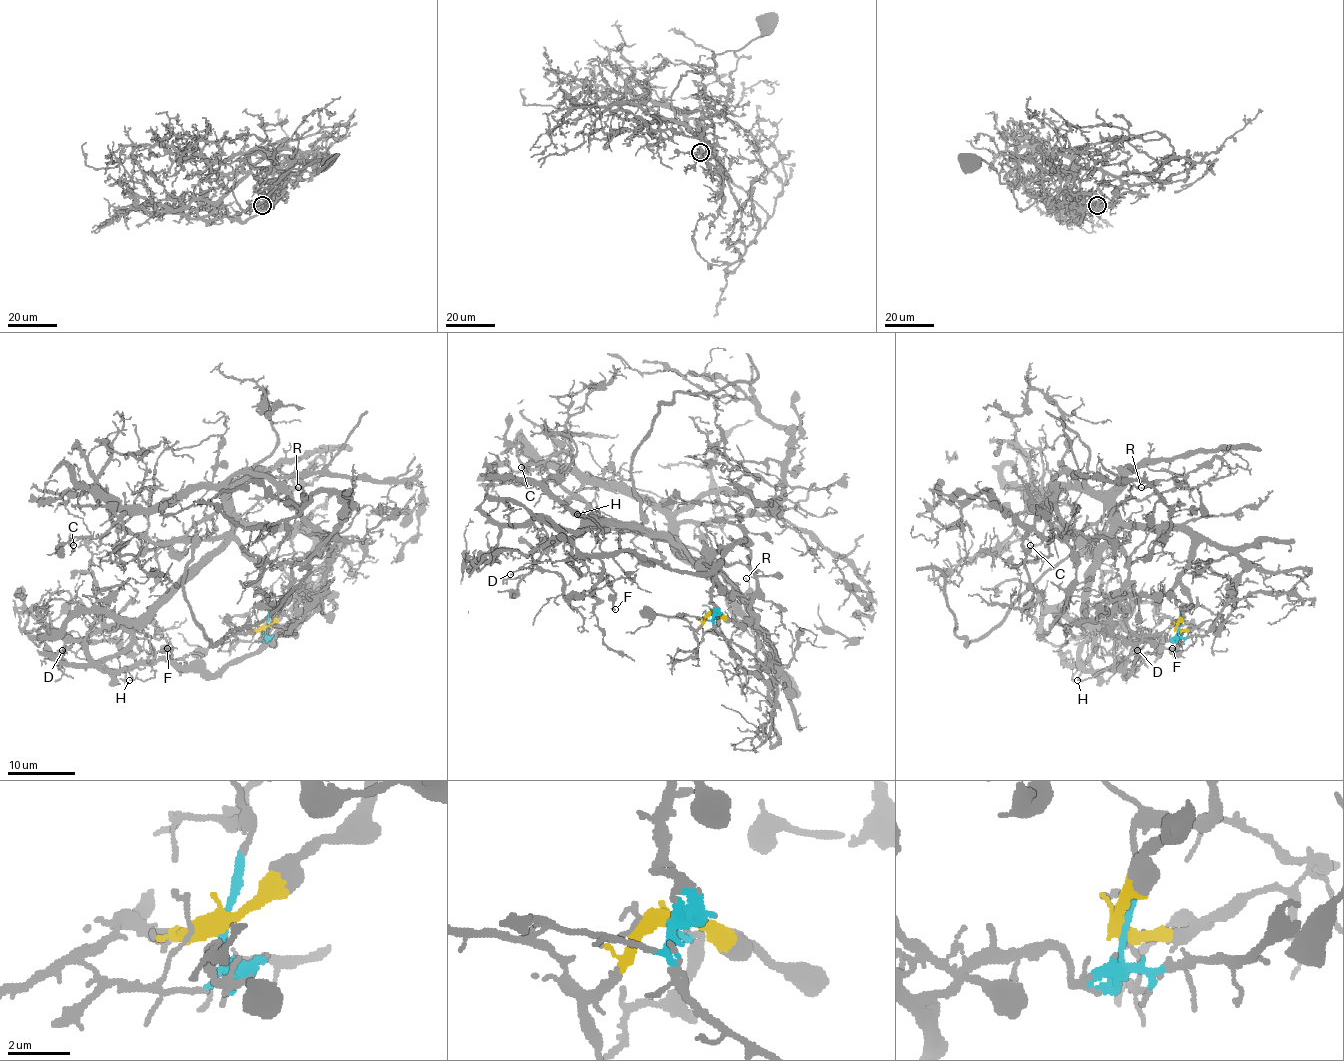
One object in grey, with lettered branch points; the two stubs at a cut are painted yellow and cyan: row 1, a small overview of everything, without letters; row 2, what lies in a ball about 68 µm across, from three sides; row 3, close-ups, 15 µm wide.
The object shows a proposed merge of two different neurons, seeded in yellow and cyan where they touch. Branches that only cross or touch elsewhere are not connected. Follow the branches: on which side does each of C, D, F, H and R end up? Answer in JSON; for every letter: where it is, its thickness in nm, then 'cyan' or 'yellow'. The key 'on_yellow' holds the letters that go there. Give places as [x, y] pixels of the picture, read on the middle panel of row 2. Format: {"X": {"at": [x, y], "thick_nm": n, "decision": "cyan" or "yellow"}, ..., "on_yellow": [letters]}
{"C": {"at": [521, 467], "thick_nm": 130, "decision": "yellow"}, "D": {"at": [510, 574], "thick_nm": 100, "decision": "cyan"}, "F": {"at": [615, 609], "thick_nm": 170, "decision": "yellow"}, "H": {"at": [577, 514], "thick_nm": 100, "decision": "cyan"}, "R": {"at": [746, 578], "thick_nm": 120, "decision": "yellow"}, "on_yellow": ["C", "F", "R"]}

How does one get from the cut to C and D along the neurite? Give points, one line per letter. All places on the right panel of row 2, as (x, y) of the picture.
C: (1177, 627), (1189, 600), (1182, 530), (1125, 525), (1067, 488), (1013, 522), (1030, 545)
D: (1177, 627), (1172, 639), (1147, 634), (1127, 673), (1115, 666), (1124, 669), (1125, 658), (1137, 651)

